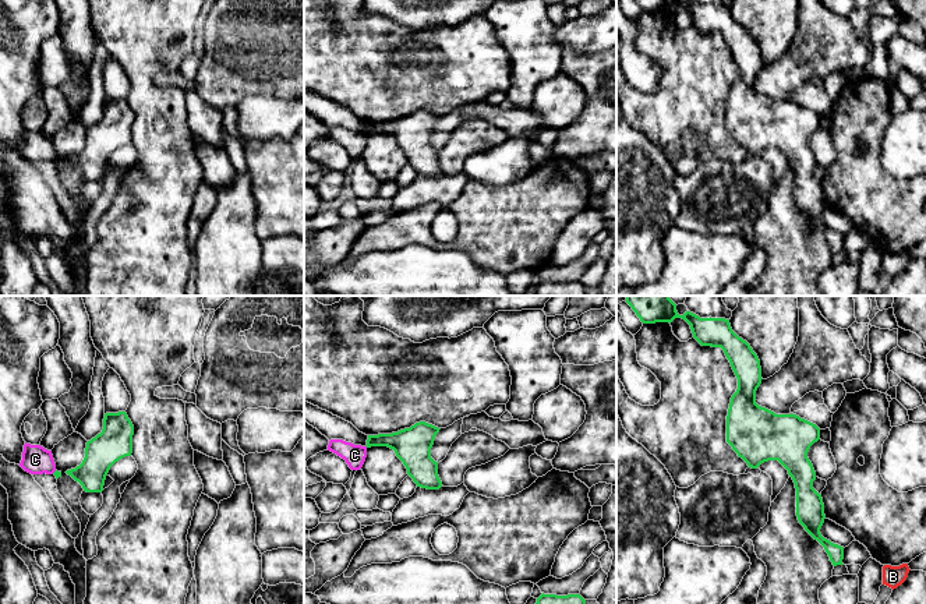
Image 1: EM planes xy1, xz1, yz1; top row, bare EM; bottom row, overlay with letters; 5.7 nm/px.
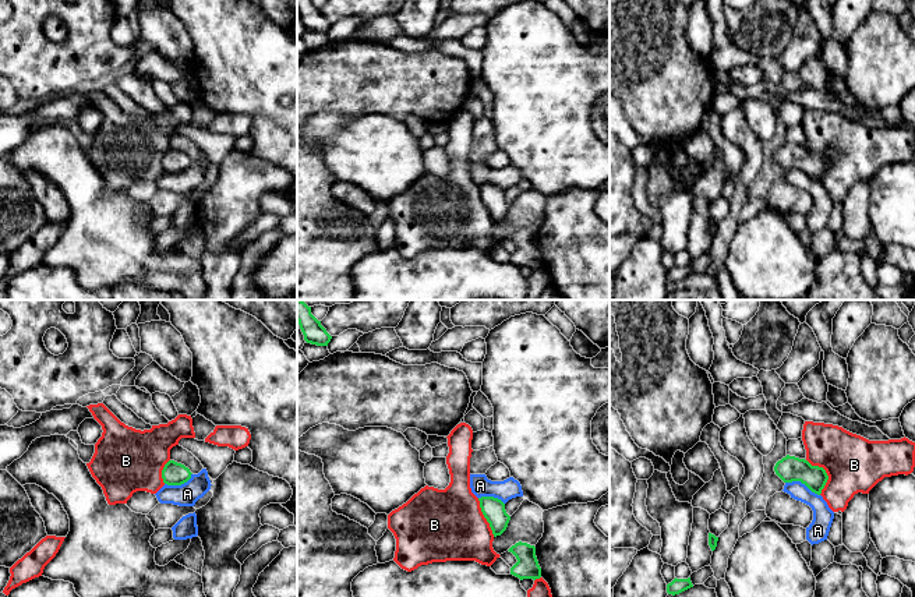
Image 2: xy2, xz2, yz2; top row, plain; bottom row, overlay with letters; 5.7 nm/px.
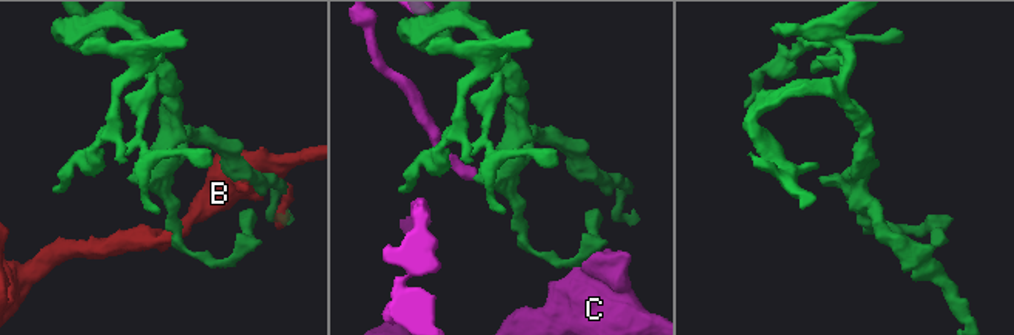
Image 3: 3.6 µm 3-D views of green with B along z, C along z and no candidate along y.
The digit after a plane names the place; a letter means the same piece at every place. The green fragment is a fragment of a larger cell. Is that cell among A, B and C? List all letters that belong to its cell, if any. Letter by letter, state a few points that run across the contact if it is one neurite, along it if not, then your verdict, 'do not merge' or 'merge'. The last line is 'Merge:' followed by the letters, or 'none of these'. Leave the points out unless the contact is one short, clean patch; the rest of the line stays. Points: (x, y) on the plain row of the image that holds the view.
A: line yz2 (785, 169), (801, 169), (819, 183); do not merge
B: do not merge
C: merge
Merge: C

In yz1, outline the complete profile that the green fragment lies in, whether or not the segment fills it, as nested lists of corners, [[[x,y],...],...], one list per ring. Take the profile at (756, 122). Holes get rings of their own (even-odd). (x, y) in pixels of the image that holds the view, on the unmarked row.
[[[636,0],[643,11],[672,10],[675,6],[685,7],[692,17],[693,25],[701,33],[721,35],[738,66],[738,77],[731,85],[727,103],[727,130],[749,155],[757,156],[768,148],[778,148],[792,165],[796,176],[796,204],[805,218],[817,227],[830,244],[834,254],[844,252],[844,234],[824,226],[820,216],[824,211],[824,191],[821,181],[813,176],[816,159],[807,145],[810,134],[820,127],[820,116],[796,102],[775,102],[756,91],[756,78],[761,71],[761,54],[757,42],[750,32],[739,25],[725,6],[700,6],[693,0]]]

